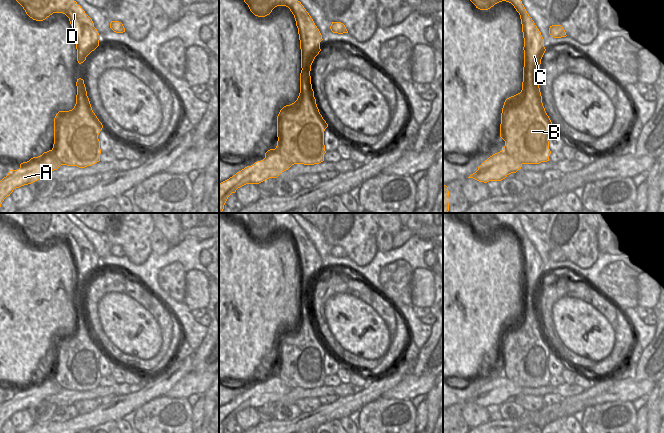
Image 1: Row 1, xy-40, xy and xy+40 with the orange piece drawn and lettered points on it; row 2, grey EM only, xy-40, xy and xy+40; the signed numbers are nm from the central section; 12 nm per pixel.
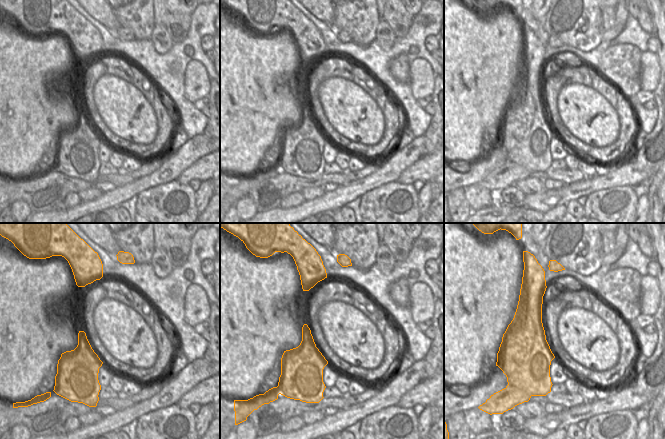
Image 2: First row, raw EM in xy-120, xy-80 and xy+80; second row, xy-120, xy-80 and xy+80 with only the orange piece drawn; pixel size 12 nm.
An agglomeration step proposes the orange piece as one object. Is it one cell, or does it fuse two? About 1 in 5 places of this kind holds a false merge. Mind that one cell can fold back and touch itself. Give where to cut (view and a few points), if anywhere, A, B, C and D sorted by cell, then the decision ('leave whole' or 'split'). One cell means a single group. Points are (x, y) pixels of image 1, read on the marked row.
cut xy+40 (502, 150), (523, 163); groups A / B C D; split

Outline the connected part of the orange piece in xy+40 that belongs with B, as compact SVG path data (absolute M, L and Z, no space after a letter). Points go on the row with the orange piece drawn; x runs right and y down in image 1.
M470 0L476 8L488 10L495 4L506 1L511 3L520 15L524 38L523 82L520 93L507 98L501 113L500 137L505 141L503 151L523 164L539 164L549 161L549 129L553 126L542 103L538 83L541 59L546 51L541 32L527 13L521 0Z

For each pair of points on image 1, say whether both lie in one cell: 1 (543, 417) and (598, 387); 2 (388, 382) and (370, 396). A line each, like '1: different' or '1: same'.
1: same
2: same

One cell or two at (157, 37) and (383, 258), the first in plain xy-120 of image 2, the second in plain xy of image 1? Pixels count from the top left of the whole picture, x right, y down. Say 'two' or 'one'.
two

